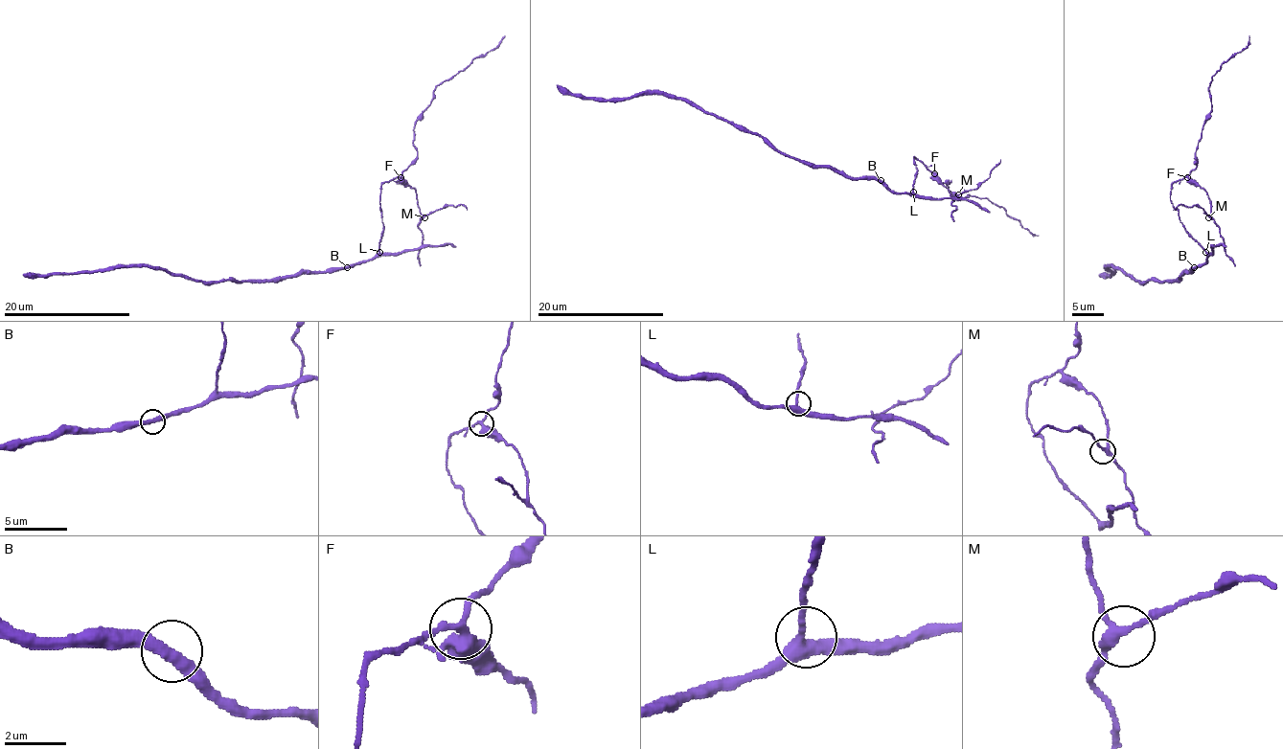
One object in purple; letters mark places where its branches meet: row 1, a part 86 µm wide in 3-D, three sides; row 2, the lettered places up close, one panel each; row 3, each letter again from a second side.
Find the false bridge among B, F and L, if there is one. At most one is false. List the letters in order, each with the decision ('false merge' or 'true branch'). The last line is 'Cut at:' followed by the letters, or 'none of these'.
B: true branch
F: false merge
L: true branch
Cut at: F

